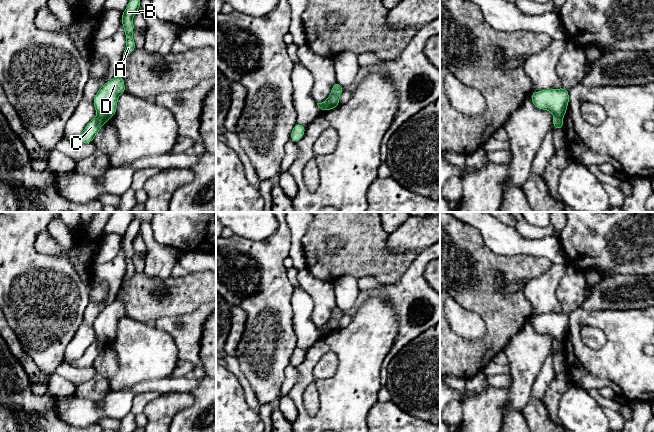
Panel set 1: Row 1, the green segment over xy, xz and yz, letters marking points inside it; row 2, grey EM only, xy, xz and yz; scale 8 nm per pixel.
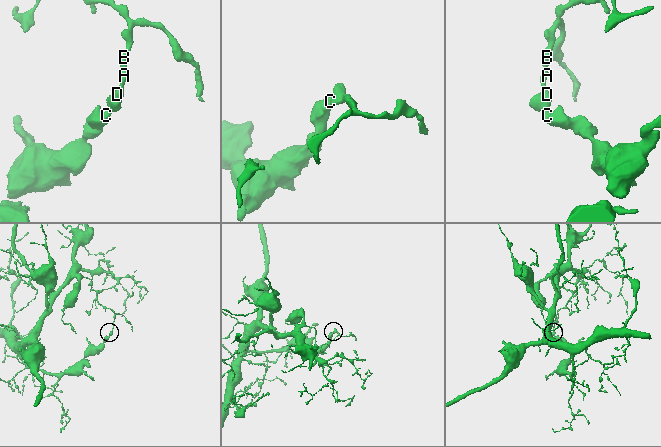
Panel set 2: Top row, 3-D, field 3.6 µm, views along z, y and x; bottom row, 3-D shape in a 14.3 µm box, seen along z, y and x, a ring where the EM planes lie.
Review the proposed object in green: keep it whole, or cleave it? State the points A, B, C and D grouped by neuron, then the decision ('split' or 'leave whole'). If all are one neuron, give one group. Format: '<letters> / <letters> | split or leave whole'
A B D / C | split

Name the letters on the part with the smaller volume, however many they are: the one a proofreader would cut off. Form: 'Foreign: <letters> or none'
Foreign: C

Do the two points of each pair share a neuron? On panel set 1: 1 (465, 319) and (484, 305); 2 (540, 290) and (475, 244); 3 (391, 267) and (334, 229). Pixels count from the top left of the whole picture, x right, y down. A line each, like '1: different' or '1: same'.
1: different
2: different
3: same

